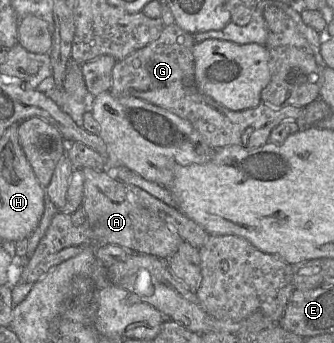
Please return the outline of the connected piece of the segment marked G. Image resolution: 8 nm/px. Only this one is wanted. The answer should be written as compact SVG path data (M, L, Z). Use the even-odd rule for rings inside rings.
M175 23L164 26L159 38L147 46L135 51L124 59L116 62L112 70L110 93L115 97L135 97L164 108L177 116L189 121L199 133L204 142L212 148L240 146L244 148L258 148L269 141L271 131L283 122L293 122L302 114L302 108L286 106L272 108L260 103L255 108L242 111L229 110L211 97L201 93L194 80L195 63L193 48L196 44L192 34L183 31Z

